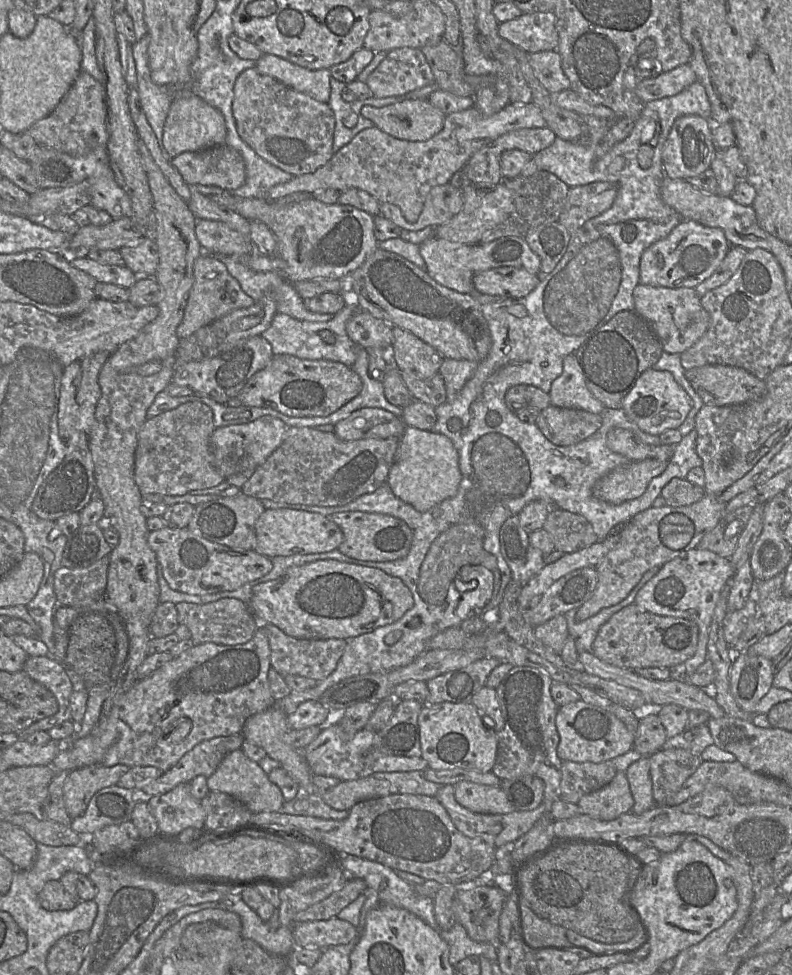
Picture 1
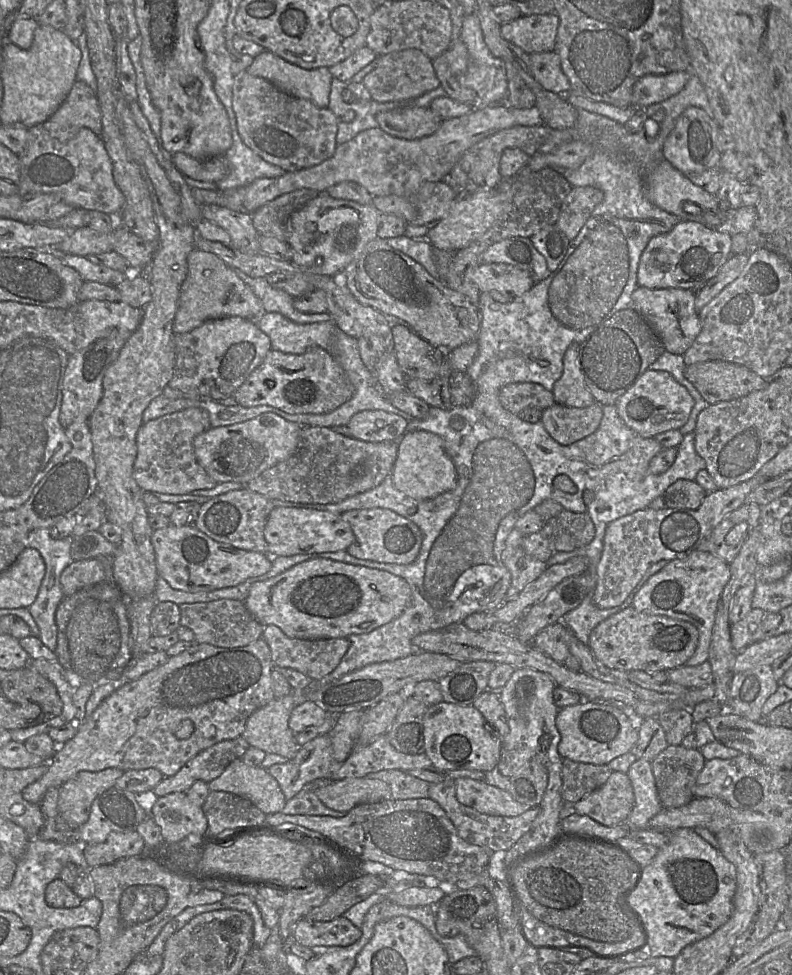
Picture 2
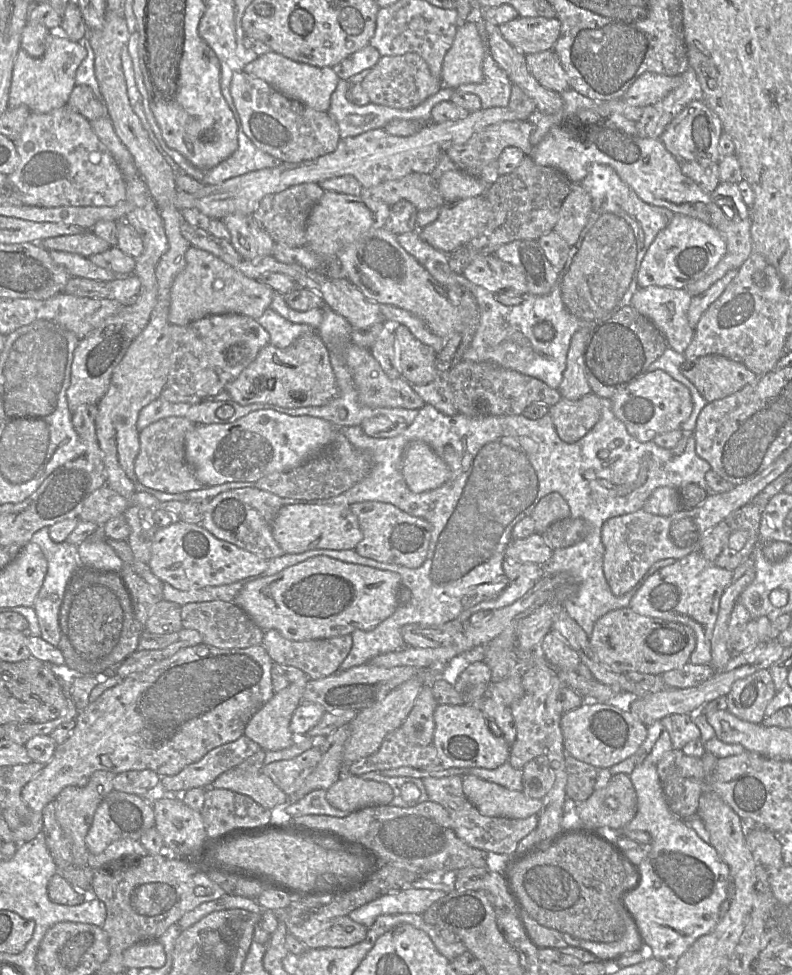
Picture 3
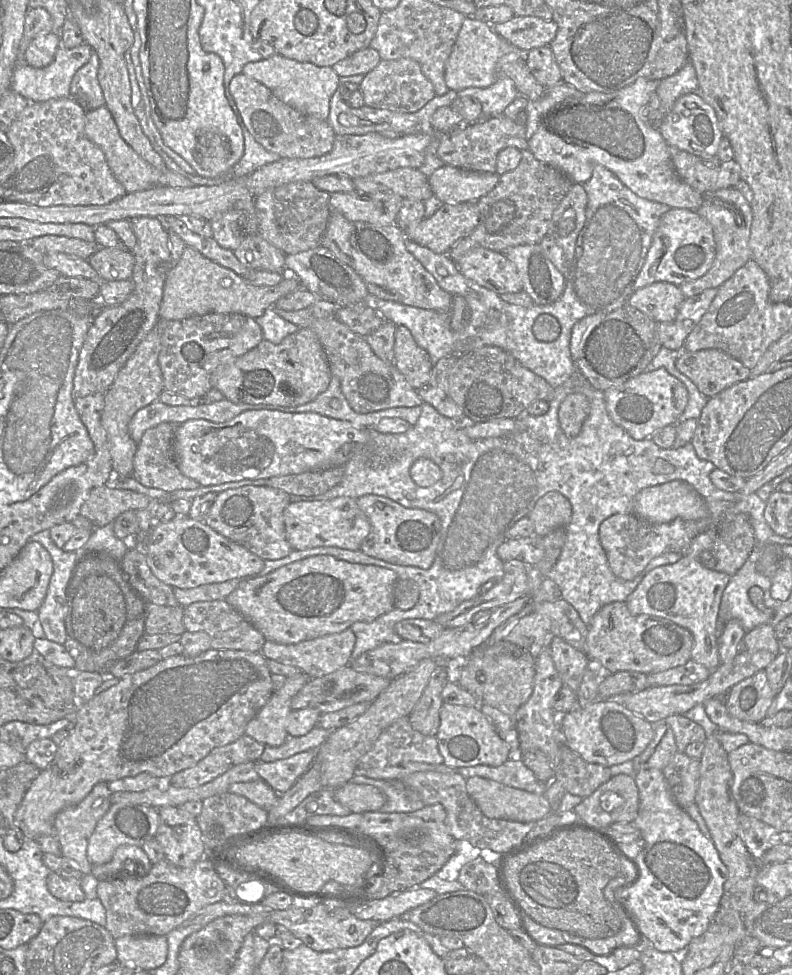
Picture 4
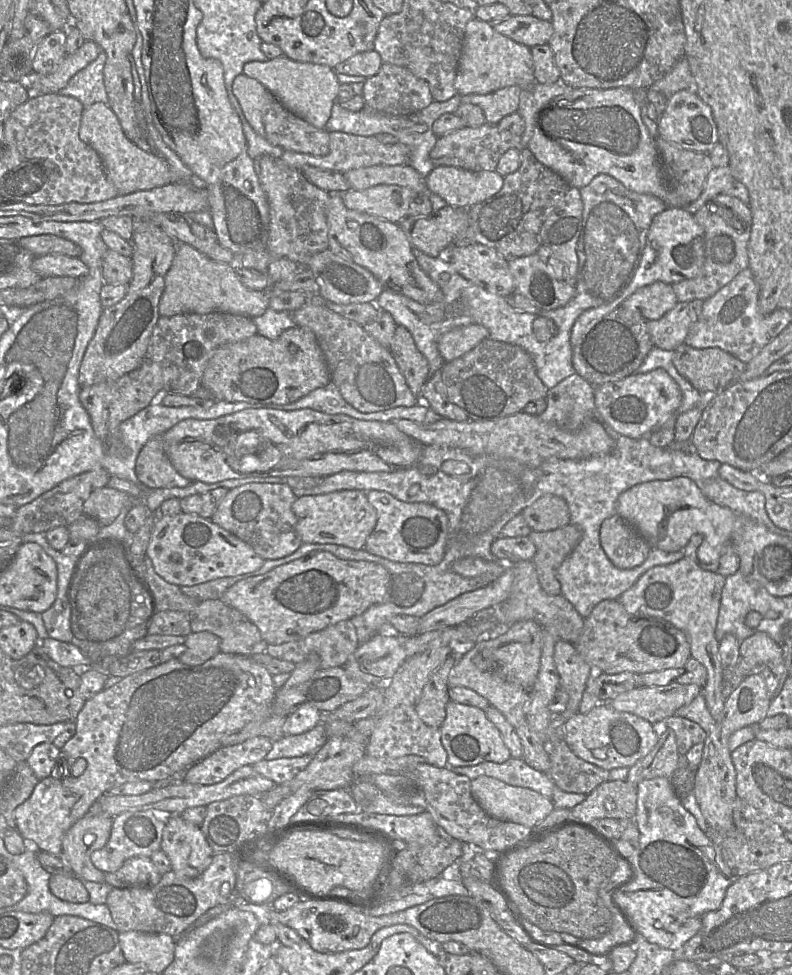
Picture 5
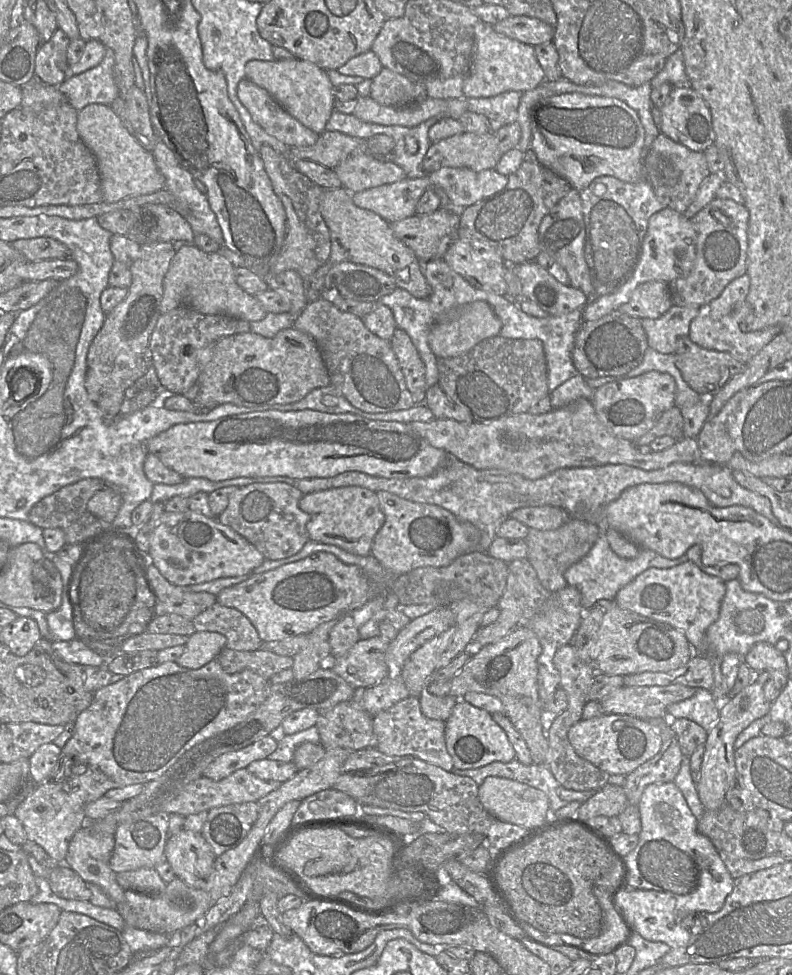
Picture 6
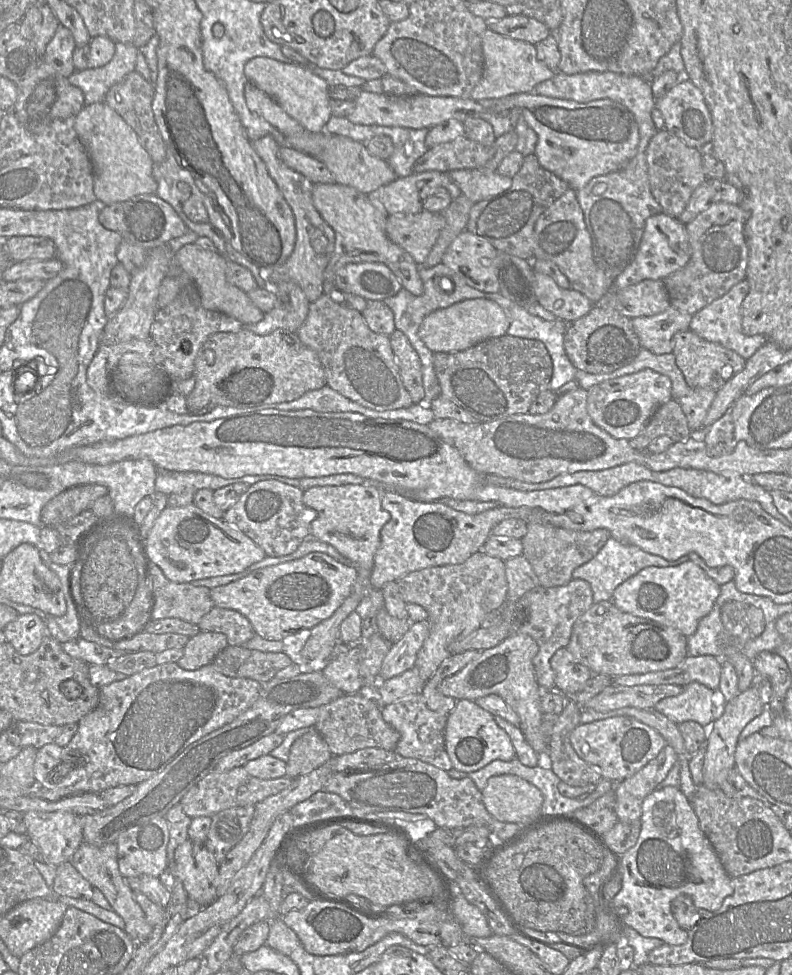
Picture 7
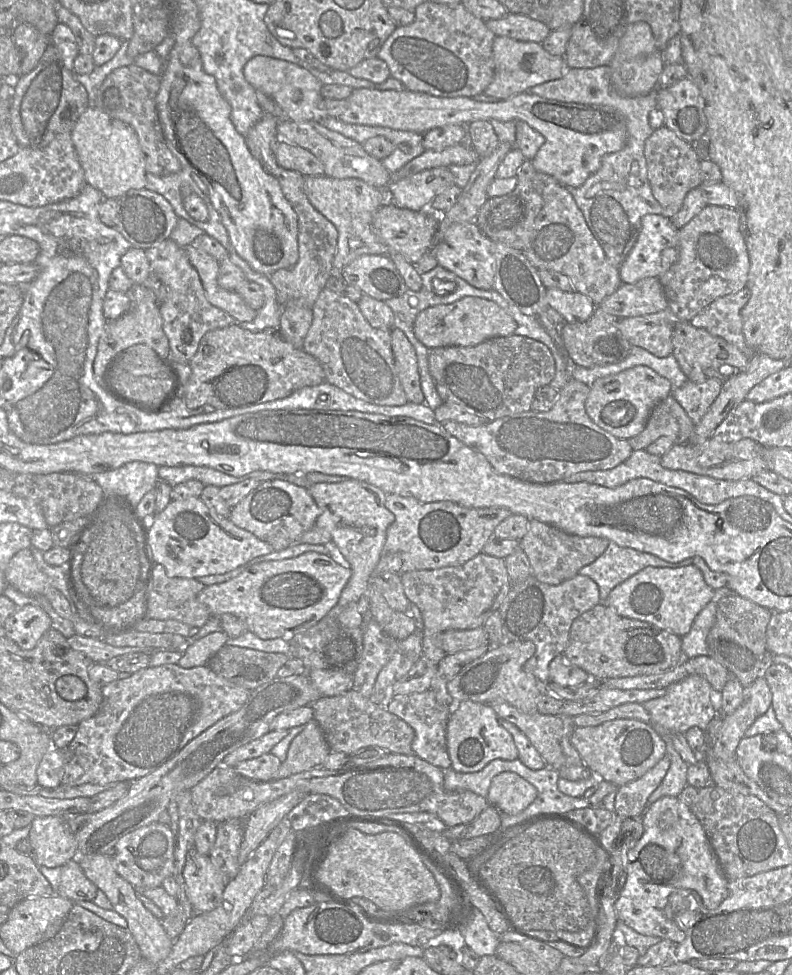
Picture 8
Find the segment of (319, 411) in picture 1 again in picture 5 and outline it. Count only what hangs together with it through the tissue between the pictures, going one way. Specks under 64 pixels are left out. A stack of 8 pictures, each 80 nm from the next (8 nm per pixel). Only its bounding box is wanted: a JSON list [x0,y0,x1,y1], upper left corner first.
[201,326,330,405]

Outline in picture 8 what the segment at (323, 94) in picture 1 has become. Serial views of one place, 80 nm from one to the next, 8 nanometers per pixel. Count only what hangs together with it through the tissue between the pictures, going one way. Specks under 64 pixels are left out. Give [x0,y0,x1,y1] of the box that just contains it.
[244,56,323,122]

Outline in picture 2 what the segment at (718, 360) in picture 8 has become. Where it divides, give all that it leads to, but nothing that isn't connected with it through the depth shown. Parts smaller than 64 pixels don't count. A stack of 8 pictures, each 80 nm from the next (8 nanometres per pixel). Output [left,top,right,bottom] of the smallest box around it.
[684,361,766,404]

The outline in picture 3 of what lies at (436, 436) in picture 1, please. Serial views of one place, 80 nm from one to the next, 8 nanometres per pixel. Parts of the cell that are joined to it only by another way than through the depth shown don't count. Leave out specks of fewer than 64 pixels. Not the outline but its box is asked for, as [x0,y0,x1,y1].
[402,441,450,493]

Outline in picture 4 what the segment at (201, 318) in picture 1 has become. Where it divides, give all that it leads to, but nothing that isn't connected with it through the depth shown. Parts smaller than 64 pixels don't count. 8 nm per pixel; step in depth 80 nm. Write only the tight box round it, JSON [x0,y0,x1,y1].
[159,246,300,320]

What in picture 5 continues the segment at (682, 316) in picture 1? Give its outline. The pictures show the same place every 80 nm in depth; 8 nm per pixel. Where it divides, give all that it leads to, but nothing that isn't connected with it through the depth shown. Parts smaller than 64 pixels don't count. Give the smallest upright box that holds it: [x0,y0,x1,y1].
[621,281,677,320]

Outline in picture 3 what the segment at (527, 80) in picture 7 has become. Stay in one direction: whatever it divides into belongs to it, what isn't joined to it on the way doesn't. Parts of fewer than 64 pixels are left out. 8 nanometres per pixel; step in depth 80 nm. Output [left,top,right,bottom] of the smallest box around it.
[442,22,487,89]

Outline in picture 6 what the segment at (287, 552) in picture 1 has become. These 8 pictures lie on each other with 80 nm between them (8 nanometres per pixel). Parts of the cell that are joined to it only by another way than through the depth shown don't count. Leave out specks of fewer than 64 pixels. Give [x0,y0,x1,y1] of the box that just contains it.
[299,486,385,556]

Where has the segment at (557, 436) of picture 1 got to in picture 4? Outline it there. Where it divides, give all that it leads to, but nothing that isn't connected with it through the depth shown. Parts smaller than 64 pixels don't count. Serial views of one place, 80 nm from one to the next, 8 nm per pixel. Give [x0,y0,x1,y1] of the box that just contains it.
[558,393,589,438]

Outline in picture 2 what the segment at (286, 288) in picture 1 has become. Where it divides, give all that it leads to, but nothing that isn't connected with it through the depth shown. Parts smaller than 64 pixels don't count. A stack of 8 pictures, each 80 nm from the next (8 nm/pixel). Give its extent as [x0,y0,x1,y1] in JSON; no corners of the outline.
[234,269,332,324]

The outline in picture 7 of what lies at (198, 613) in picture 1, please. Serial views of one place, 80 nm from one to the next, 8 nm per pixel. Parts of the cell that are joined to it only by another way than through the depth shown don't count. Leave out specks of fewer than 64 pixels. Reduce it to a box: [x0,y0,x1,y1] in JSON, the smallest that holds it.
[198,606,256,646]

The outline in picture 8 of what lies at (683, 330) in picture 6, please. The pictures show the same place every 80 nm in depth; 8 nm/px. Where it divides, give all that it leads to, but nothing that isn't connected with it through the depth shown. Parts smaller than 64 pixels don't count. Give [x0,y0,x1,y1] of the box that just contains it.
[620,310,681,358]

